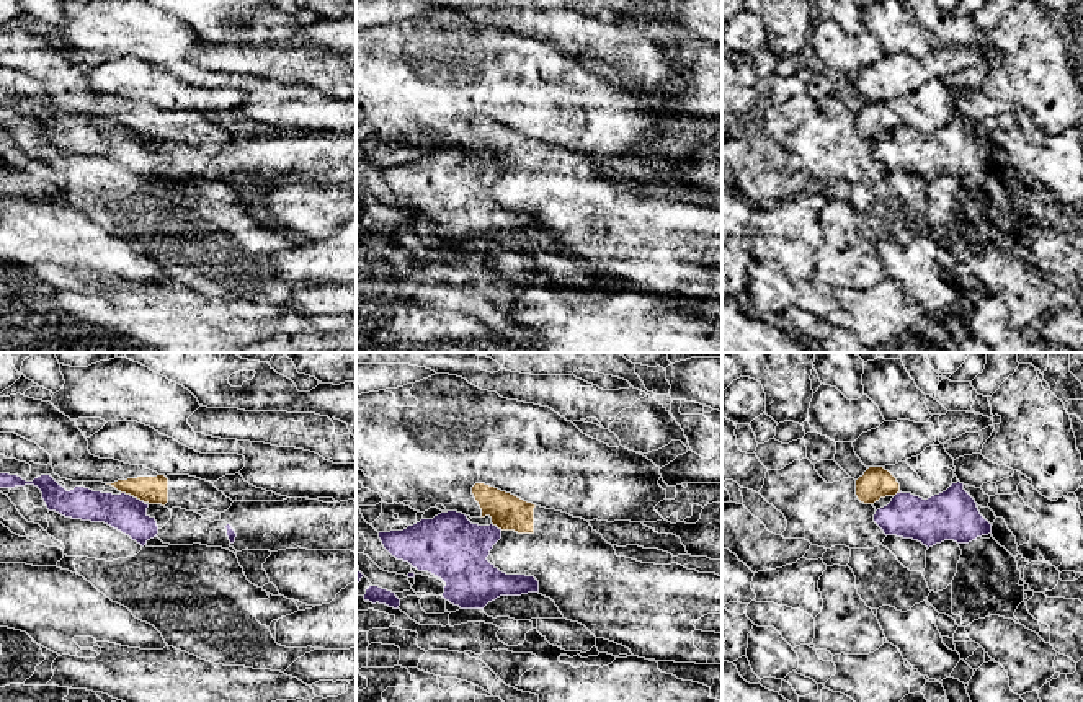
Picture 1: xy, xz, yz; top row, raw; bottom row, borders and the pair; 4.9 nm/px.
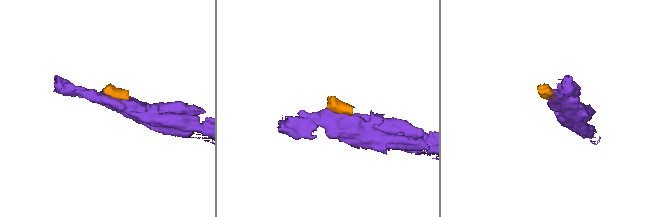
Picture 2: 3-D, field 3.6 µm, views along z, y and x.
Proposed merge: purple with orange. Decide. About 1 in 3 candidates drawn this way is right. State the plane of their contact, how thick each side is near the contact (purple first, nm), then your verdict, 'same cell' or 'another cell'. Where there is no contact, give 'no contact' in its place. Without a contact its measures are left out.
meets purple in xy; 180 nm thick on the purple side, 140 nm on the other; another cell

